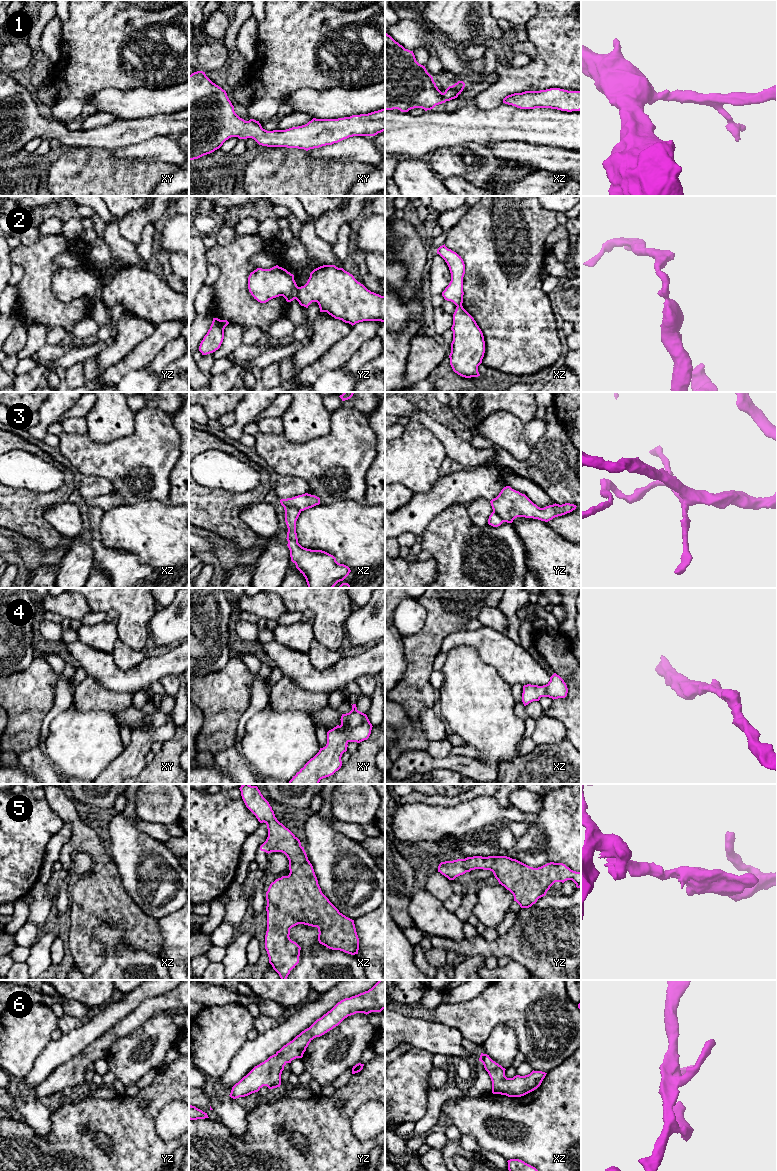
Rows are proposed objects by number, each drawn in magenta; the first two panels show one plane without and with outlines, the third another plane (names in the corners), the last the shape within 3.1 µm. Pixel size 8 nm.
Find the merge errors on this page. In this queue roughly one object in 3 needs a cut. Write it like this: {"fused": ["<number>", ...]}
{"fused": ["2", "3"]}

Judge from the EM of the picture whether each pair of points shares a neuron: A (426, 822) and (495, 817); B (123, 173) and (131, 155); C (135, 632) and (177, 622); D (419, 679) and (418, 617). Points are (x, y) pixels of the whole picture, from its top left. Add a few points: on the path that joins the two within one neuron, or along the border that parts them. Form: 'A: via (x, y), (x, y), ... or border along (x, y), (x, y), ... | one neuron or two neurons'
A: via (443, 822), (478, 822) | one neuron
B: border along (111, 151), (115, 158), (150, 162) | two neurons
C: border along (156, 611), (150, 620), (149, 632) | two neurons
D: border along (426, 609), (424, 625), (415, 633), (401, 637) | two neurons

